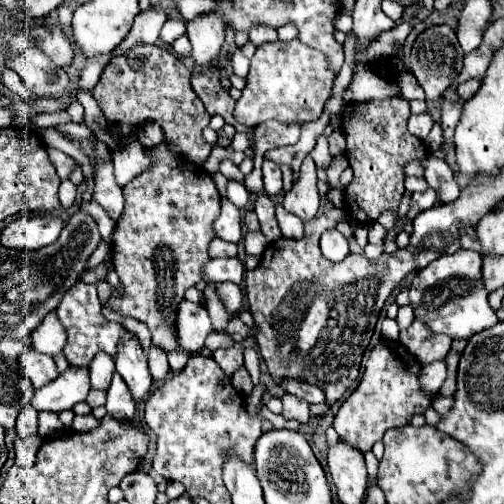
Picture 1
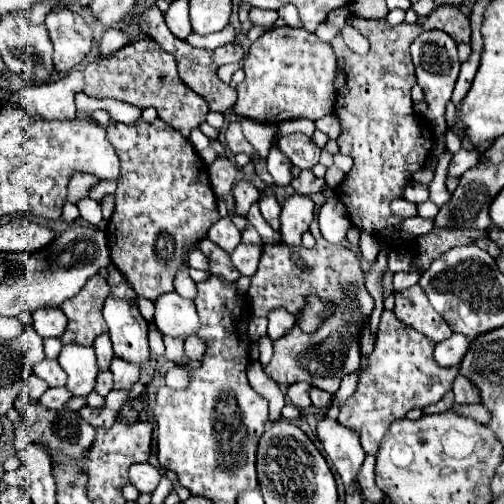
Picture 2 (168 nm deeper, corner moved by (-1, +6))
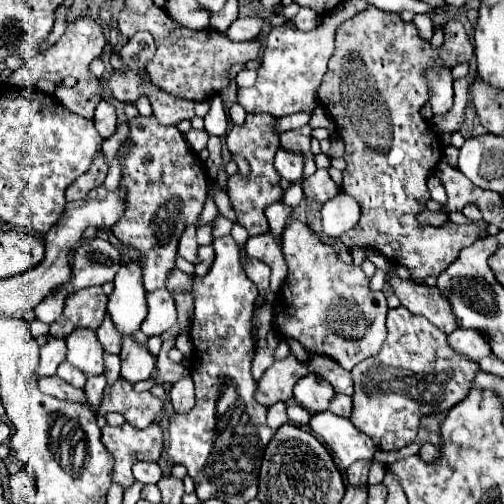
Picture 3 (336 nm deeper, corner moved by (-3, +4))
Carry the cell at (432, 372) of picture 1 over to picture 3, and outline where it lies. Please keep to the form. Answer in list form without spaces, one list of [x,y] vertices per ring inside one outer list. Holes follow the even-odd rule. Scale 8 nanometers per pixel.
[[[457,328],[449,336],[449,346],[455,352],[465,354],[473,360],[479,360],[479,358],[485,358],[487,354],[491,354],[491,346],[487,346],[487,338],[483,338],[483,334],[479,334],[479,330]]]

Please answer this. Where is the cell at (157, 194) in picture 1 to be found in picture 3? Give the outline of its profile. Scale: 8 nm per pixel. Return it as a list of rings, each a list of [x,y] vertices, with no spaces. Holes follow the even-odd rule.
[[[137,116],[129,120],[133,140],[131,154],[123,160],[121,188],[127,194],[127,208],[121,220],[111,228],[113,234],[143,252],[139,258],[143,268],[145,290],[165,288],[167,274],[175,266],[179,236],[185,226],[197,222],[203,204],[207,200],[207,176],[197,166],[193,152],[189,150],[183,134],[175,126],[163,126],[155,116]],[[165,210],[165,218],[159,216]]]

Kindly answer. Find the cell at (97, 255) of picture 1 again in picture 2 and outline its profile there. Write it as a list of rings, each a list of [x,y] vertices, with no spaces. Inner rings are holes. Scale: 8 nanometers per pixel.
[[[101,180],[99,184],[95,184],[95,188],[93,188],[93,192],[89,192],[89,196],[91,196],[91,200],[95,200],[95,202],[99,202],[103,196],[107,196],[107,194],[113,194],[116,191],[117,183],[114,182],[105,182],[105,180]]]

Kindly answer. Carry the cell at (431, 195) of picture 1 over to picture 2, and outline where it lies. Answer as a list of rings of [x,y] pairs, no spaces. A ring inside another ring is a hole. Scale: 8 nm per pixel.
[[[459,150],[447,168],[447,178],[459,178],[461,174],[465,174],[469,168],[473,168],[475,164],[479,164],[479,152],[469,152],[469,150]]]

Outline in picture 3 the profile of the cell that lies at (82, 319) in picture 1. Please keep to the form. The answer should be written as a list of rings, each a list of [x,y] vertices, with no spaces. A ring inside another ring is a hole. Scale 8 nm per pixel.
[[[89,286],[87,290],[77,290],[77,294],[65,300],[65,308],[59,320],[51,324],[51,336],[65,338],[75,328],[97,330],[103,322],[107,308],[107,296],[101,286]]]

